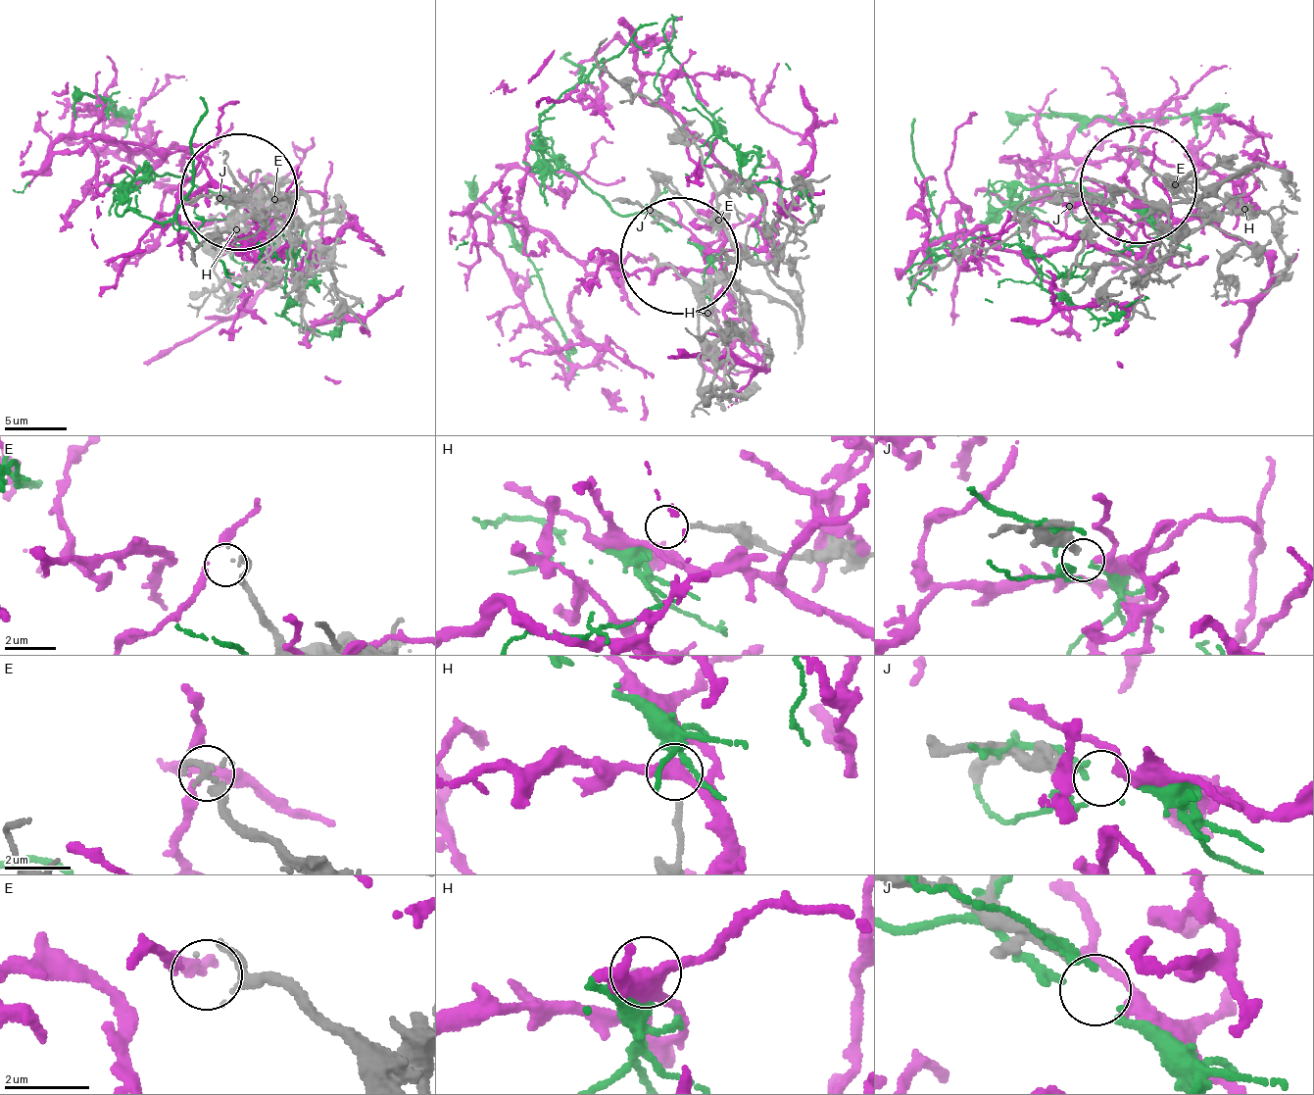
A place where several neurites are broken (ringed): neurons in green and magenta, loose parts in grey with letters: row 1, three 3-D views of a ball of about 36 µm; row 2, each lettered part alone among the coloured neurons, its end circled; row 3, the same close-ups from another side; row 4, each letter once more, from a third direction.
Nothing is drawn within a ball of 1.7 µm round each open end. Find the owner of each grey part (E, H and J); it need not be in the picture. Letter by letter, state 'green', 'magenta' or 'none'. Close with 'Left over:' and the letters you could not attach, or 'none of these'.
E: none
H: green
J: magenta
Left over: E

